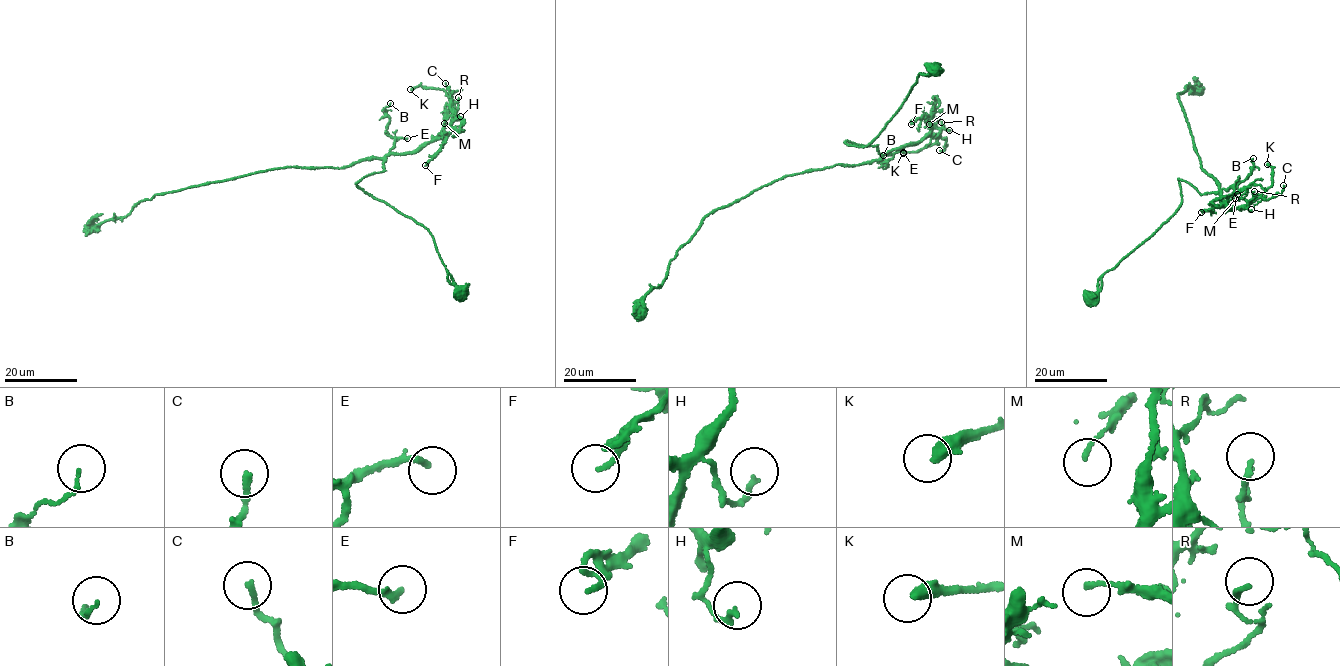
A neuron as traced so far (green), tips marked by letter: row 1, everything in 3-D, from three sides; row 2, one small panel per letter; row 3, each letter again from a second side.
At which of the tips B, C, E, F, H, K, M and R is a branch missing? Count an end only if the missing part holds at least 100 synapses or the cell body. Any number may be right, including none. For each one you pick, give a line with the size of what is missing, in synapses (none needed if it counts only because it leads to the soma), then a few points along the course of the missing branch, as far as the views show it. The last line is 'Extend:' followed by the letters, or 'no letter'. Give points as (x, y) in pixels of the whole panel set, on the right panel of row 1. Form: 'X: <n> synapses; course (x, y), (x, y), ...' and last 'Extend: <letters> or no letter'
Extend: no letter

